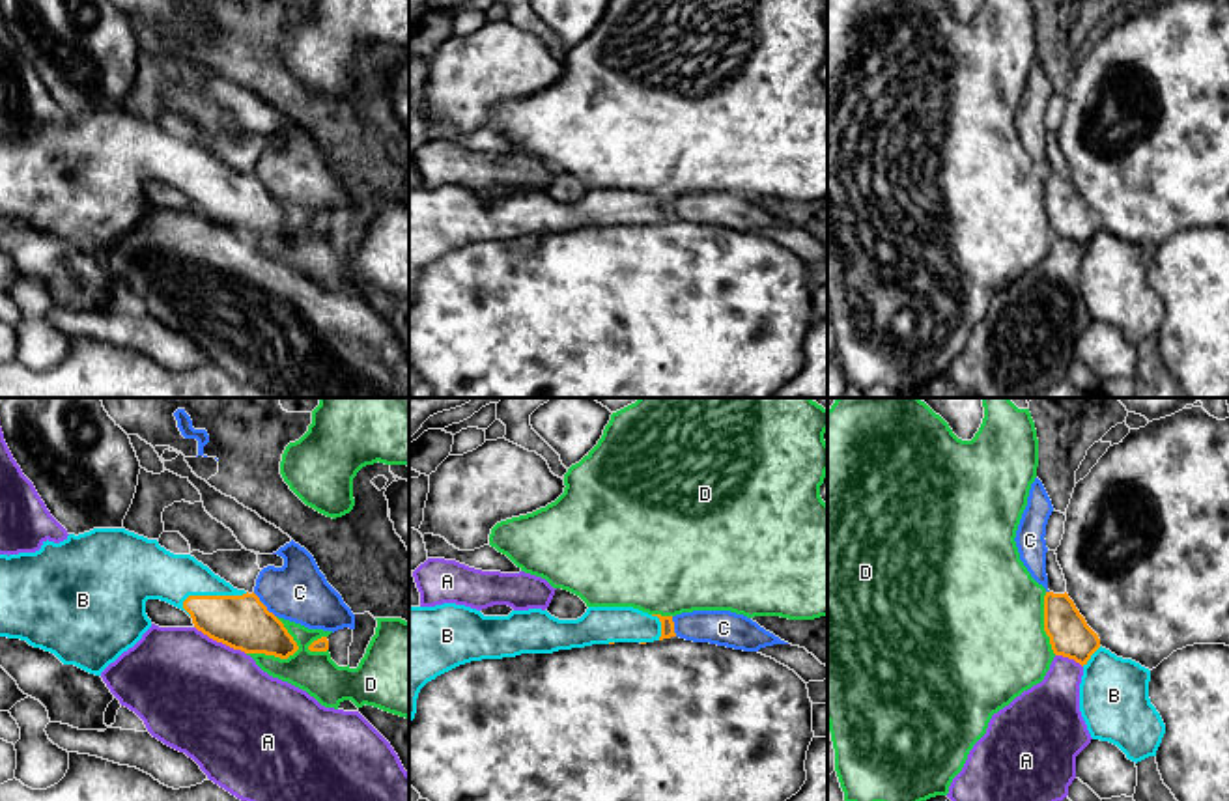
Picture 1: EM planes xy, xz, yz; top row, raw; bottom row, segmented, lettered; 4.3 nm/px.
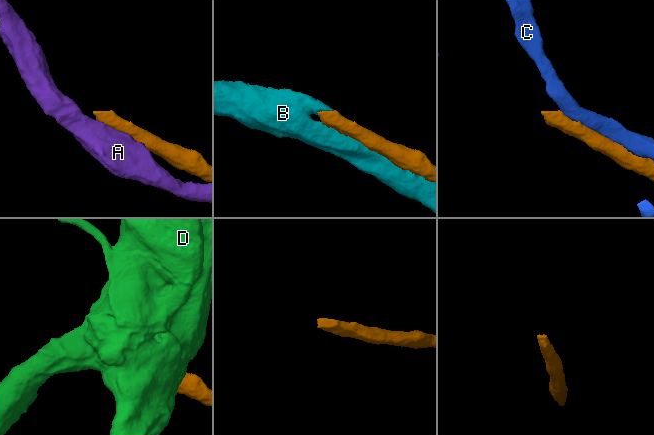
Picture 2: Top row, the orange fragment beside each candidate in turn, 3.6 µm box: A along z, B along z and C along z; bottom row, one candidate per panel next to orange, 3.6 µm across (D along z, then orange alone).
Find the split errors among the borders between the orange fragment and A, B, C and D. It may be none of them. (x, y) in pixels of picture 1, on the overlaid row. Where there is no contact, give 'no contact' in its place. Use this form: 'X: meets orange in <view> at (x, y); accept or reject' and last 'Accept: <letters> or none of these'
A: meets orange in xy at (221, 641); reject
B: meets orange in xy at (211, 596); accept
C: meets orange in xy at (264, 605); reject
D: meets orange in xy at (273, 654); reject
Accept: B

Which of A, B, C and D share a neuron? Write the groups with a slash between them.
A / B / C / D

